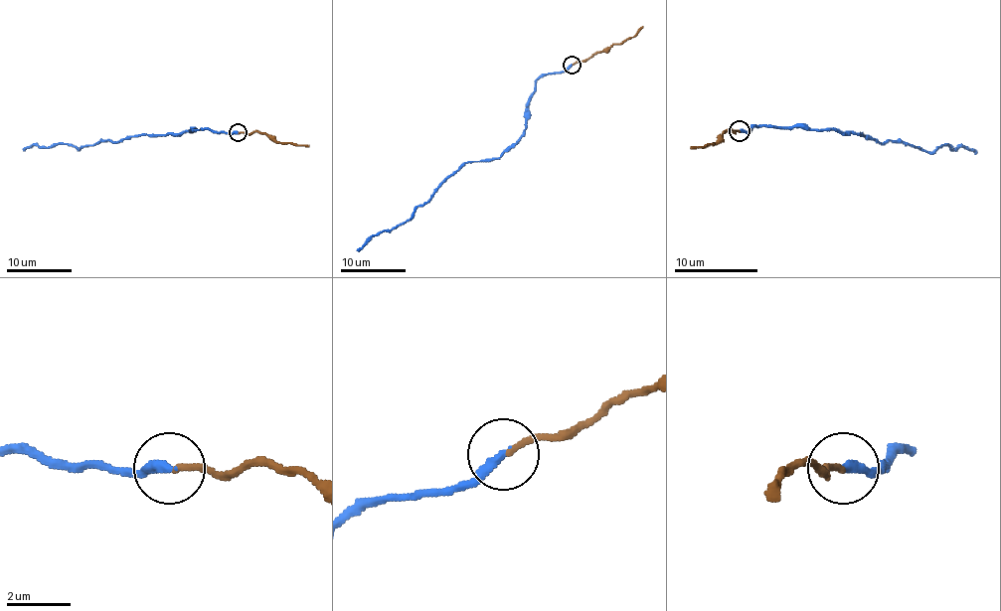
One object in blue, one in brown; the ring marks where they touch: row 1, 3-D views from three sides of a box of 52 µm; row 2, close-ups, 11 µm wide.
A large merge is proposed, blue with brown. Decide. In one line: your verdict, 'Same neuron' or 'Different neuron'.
Different neuron

